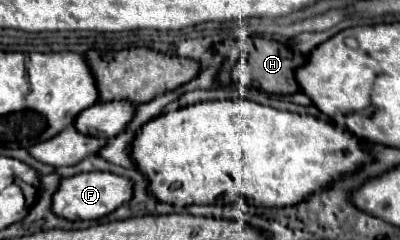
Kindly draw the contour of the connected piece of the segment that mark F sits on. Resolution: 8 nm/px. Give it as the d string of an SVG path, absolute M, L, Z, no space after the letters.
M88 172L64 178L58 192L52 198L52 210L66 220L94 220L114 212L118 206L130 202L132 198L132 180L110 174L110 172Z

